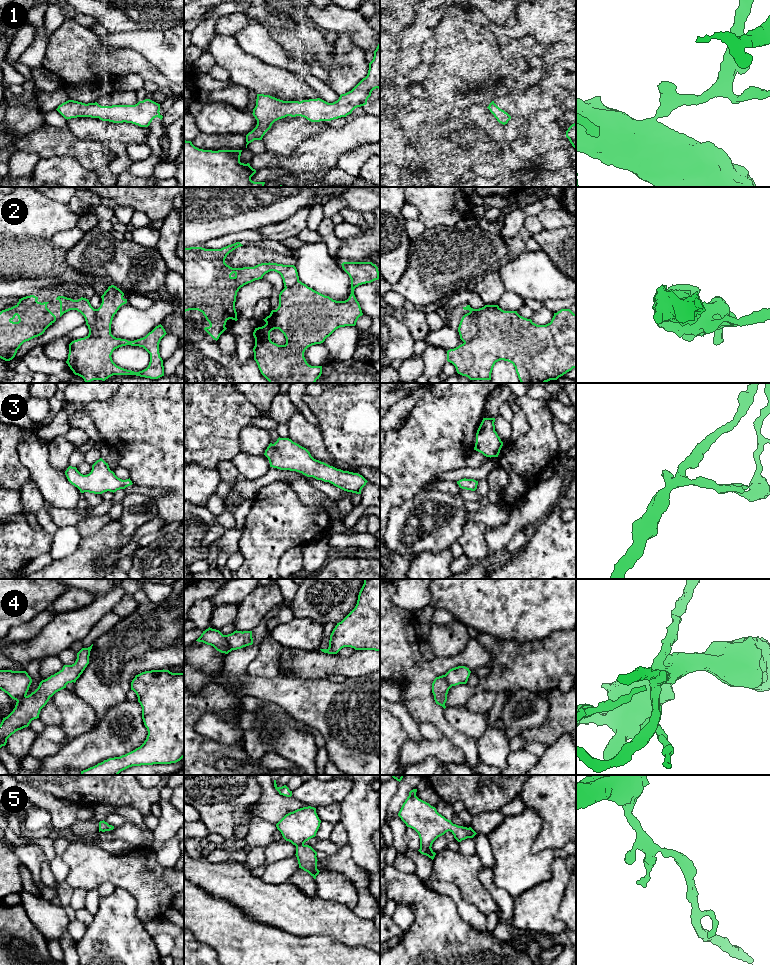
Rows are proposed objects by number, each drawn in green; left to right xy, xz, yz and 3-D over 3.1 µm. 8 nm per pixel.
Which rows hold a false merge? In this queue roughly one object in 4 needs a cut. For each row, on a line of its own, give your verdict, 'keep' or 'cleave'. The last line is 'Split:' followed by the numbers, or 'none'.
1: keep
2: cleave
3: keep
4: keep
5: keep
Split: 2

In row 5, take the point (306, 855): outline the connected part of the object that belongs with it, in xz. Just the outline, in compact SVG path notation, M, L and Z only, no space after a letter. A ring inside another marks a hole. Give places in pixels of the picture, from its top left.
M308 806L286 814L277 824L286 841L296 846L296 857L299 868L308 872L314 879L319 874L317 869L317 852L304 843L316 836L320 827L316 808Z

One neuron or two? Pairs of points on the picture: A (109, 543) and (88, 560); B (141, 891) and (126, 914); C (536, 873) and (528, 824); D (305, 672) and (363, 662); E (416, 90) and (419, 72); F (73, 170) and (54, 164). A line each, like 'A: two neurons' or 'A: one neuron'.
A: one neuron
B: two neurons
C: one neuron
D: one neuron
E: two neurons
F: one neuron

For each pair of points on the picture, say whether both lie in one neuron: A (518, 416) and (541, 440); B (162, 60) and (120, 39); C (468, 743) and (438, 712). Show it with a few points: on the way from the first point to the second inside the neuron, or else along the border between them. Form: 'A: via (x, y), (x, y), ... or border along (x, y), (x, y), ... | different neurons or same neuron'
A: border along (515, 407), (524, 415), (528, 430), (510, 442) | different neurons
B: via (152, 50), (143, 41), (130, 39) | same neuron
C: via (459, 740), (440, 721) | same neuron

